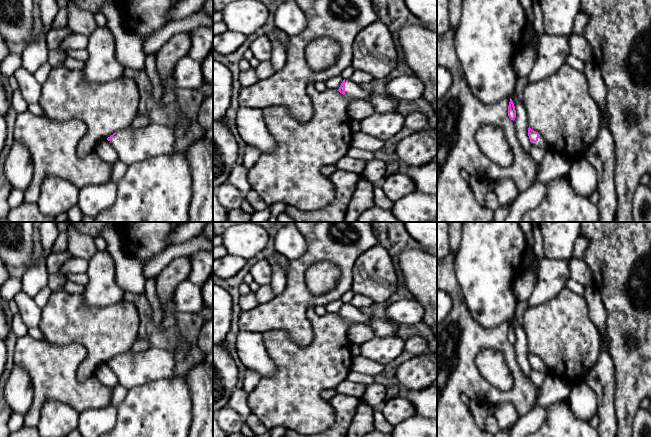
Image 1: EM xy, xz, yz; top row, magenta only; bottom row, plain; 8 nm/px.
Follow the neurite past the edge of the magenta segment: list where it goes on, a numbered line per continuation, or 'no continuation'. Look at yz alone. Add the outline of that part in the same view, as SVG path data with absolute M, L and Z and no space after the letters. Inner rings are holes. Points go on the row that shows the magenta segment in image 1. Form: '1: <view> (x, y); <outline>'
1: yz (541, 143); M540 135L537 142L531 143L533 146L548 150L549 147L545 141L545 139Z

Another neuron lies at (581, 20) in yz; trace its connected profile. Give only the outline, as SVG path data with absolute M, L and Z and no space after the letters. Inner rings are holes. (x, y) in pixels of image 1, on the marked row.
M579 12L574 21L572 33L576 35L582 35L587 22L588 22L588 17L584 13Z

